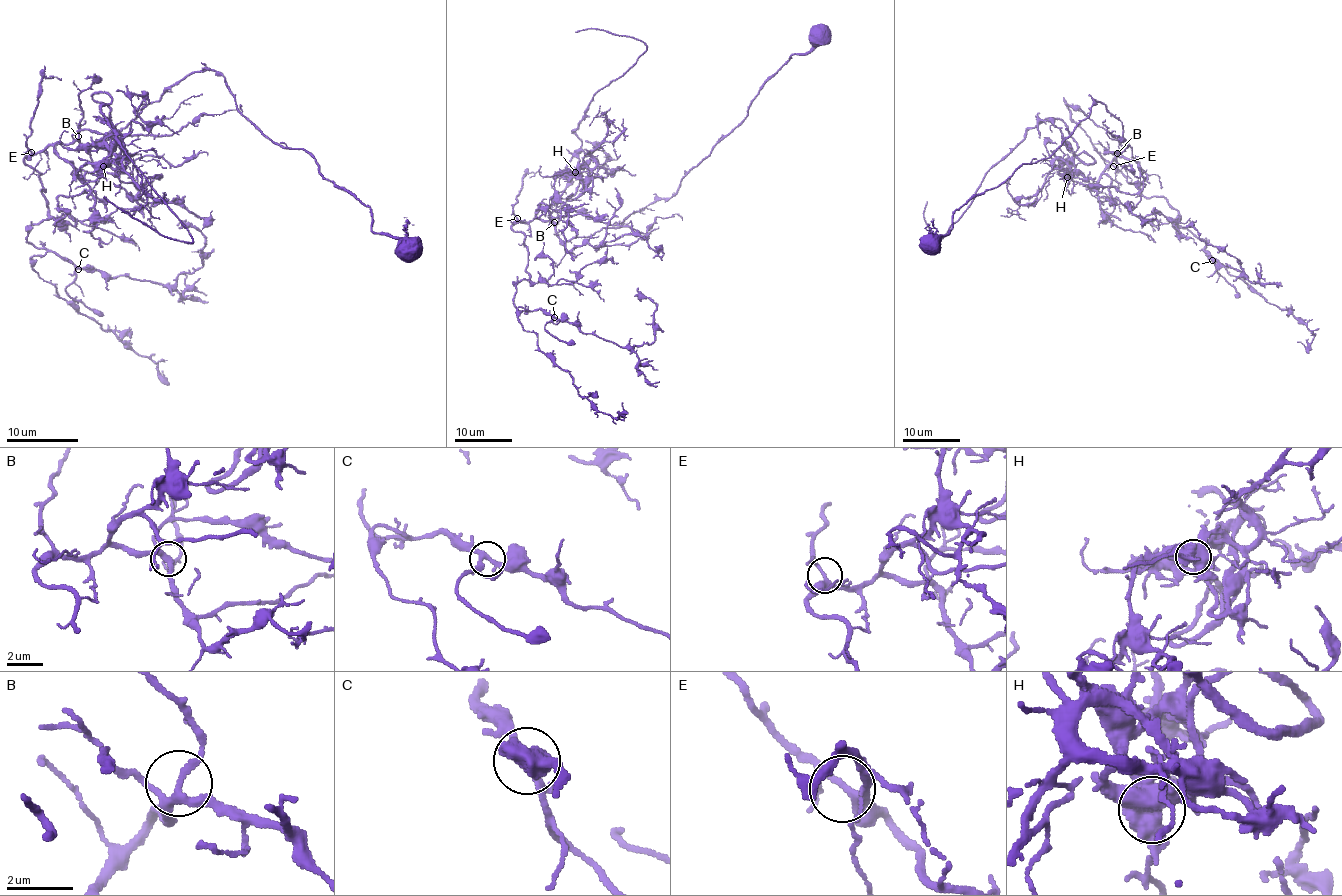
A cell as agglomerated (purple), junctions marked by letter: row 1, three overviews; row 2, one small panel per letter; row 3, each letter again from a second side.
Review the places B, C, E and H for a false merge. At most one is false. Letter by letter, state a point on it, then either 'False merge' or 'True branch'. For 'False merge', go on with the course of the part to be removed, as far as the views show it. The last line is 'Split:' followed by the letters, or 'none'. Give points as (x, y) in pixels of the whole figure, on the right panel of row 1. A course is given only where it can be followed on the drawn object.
B: Place: (1117, 153). True branch
C: Place: (1212, 260). True branch
E: Place: (1113, 166). True branch
H: Place: (1067, 177). False merge. Course of the part to remove: (1067, 178), (1076, 171), (1077, 145), (1064, 123), (1045, 119), (992, 166), (942, 237), (930, 234), (926, 202)
Split: H

